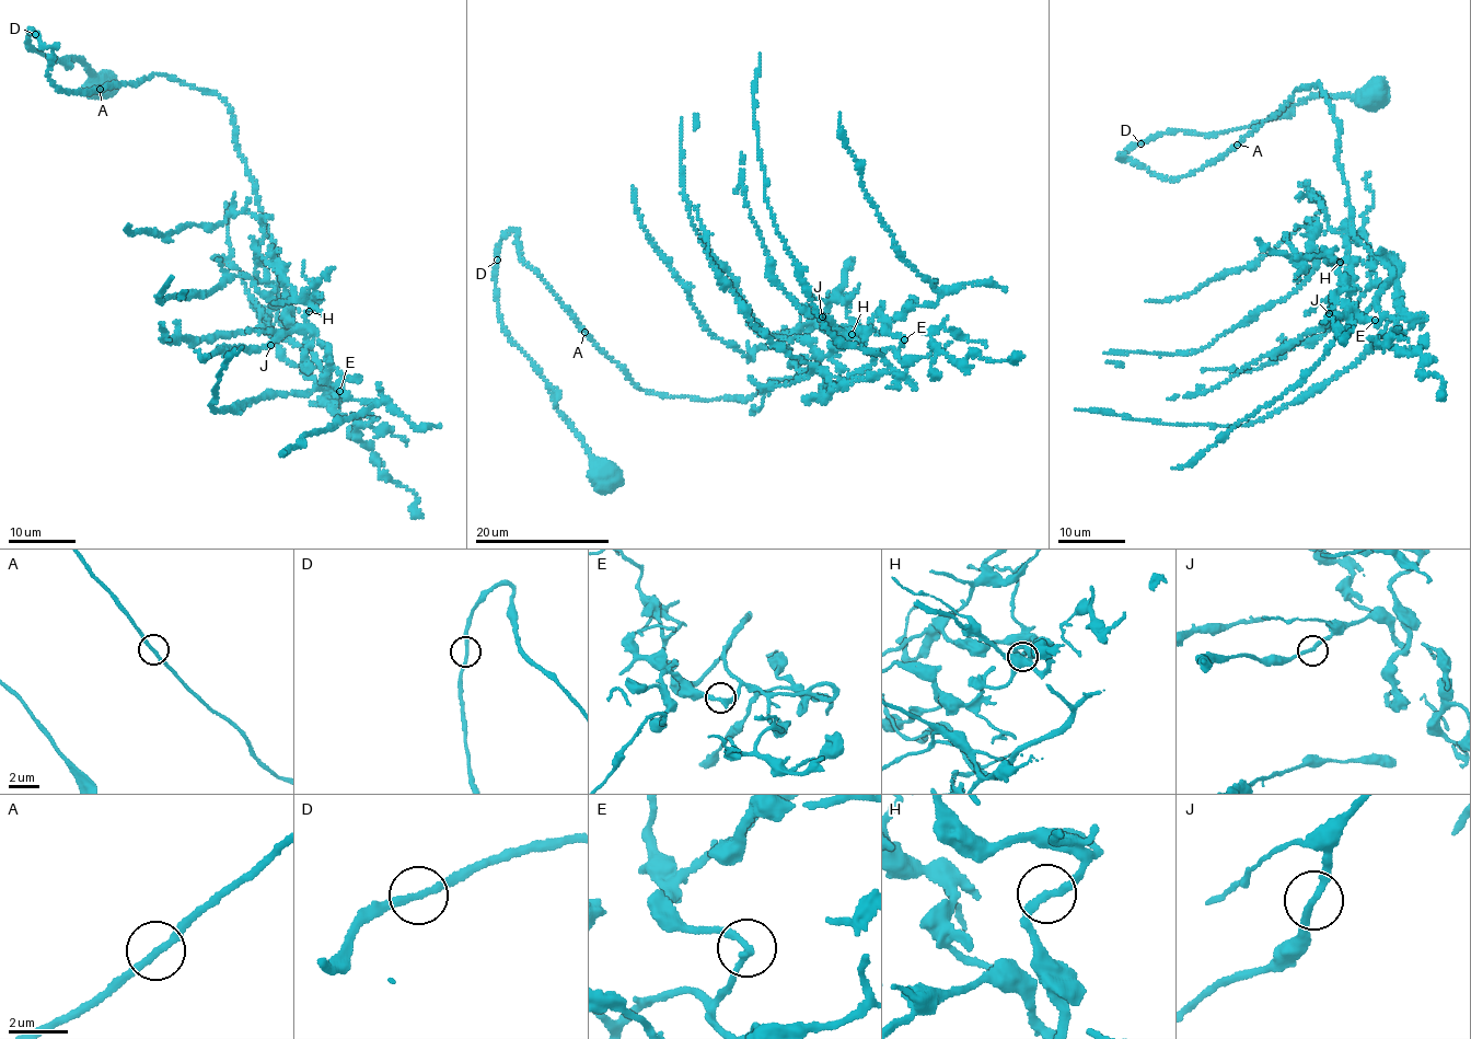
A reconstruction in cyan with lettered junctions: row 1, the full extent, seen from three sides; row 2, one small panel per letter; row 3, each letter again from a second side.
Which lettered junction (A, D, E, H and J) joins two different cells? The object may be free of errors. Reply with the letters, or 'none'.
none

